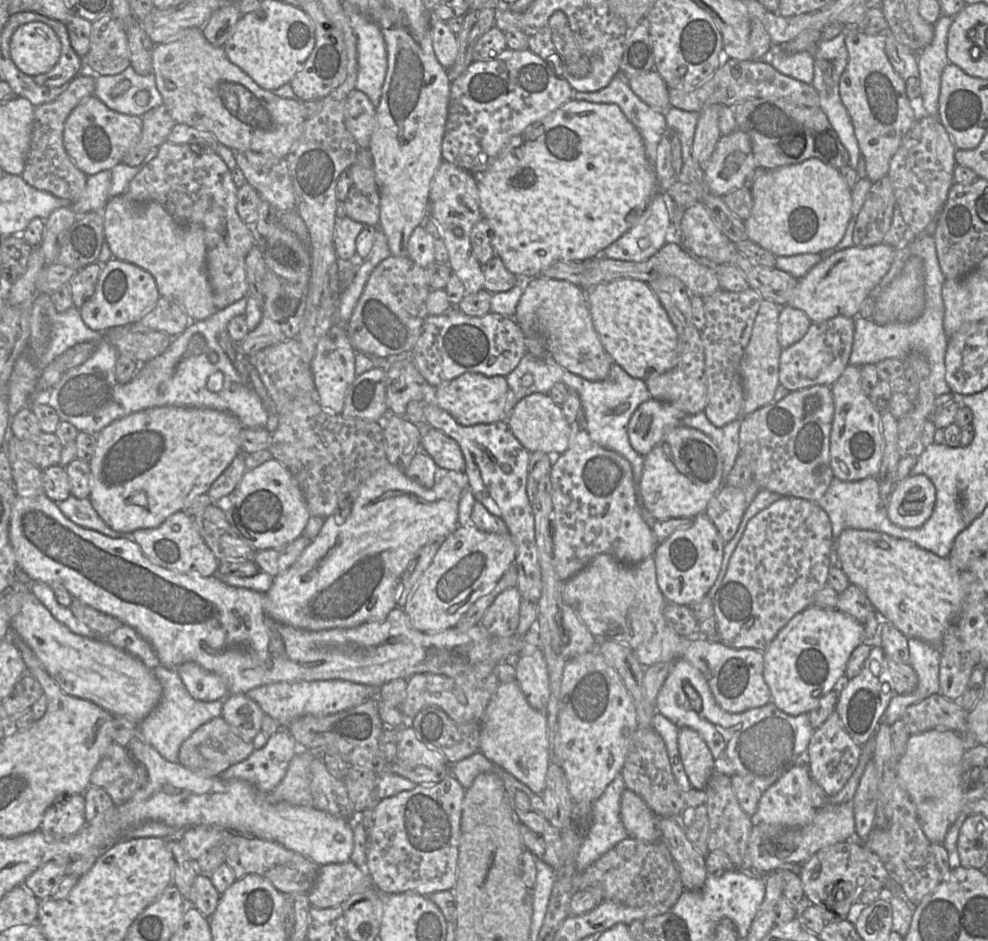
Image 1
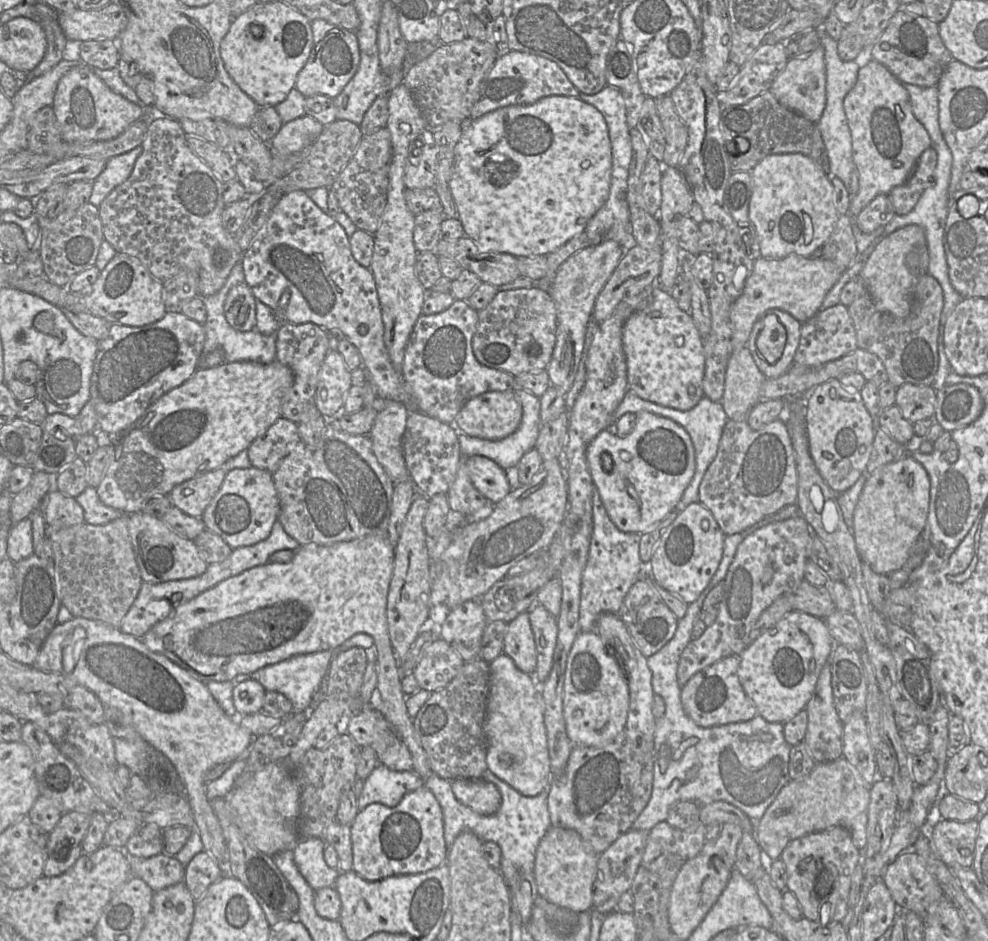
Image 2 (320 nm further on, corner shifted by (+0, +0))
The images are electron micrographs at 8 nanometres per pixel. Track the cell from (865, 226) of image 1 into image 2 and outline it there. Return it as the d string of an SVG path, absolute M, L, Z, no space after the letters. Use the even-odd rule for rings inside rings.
M878 194L854 219L861 231L871 233L880 226L886 226L895 214L889 194Z

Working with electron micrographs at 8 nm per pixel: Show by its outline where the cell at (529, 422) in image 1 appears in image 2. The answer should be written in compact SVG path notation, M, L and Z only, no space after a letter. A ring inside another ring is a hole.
M648 411L636 413L632 431L620 437L601 431L588 445L586 460L610 520L629 533L642 534L673 511L695 473L695 450L688 432L675 421Z

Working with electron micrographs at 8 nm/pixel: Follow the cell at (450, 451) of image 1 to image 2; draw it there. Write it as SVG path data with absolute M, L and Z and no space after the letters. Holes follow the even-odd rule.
M479 455L464 459L471 482L490 503L497 504L511 491L506 471L494 461Z

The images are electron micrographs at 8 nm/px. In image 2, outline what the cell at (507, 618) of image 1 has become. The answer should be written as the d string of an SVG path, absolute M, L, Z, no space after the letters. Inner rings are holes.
M469 600L449 612L439 629L439 638L446 641L464 662L472 661L479 657L481 639L487 624L480 600Z

